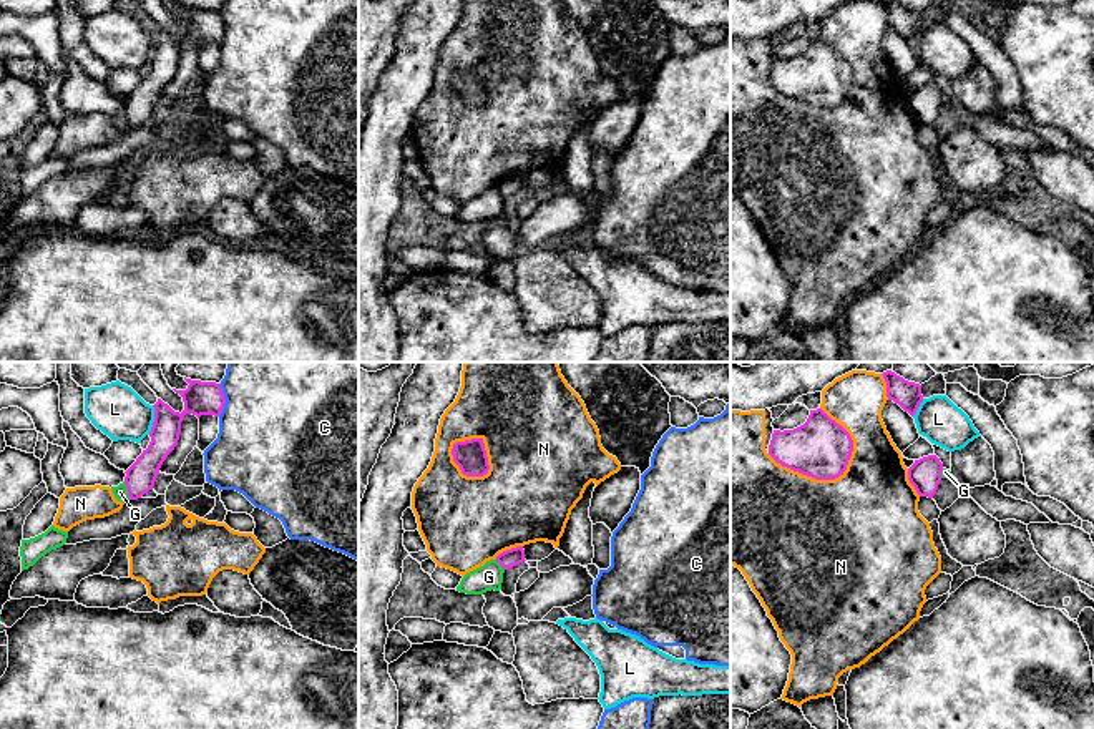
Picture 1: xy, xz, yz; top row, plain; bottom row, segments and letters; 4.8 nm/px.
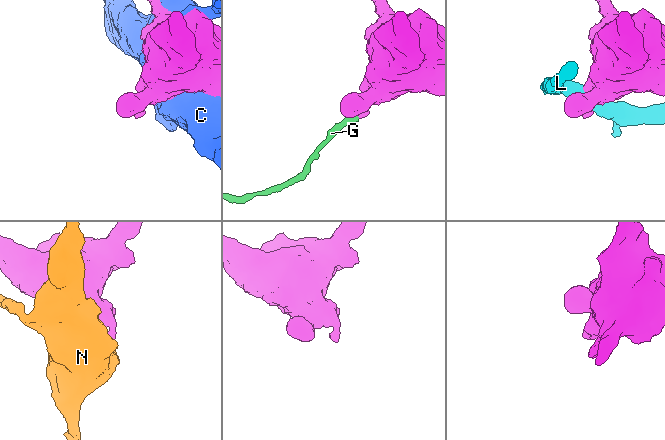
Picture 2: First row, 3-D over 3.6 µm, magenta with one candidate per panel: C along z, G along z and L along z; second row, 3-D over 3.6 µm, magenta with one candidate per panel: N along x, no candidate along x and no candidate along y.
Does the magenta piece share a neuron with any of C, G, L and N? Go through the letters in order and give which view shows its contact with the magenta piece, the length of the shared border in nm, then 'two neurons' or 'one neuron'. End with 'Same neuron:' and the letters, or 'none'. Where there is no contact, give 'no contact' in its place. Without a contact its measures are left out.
C: meets magenta in xy; contact 160 nm long; two neurons
G: meets magenta in xy; contact 90 nm long; two neurons
L: meets magenta in xy; contact 150 nm long; two neurons
N: meets magenta in yz; contact 420 nm long; two neurons
Same neuron: none

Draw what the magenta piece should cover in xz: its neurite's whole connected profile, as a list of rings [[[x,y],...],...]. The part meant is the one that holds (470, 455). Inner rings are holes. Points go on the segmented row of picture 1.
[[[483,438],[453,443],[452,455],[453,462],[466,477],[483,477],[490,470]]]

